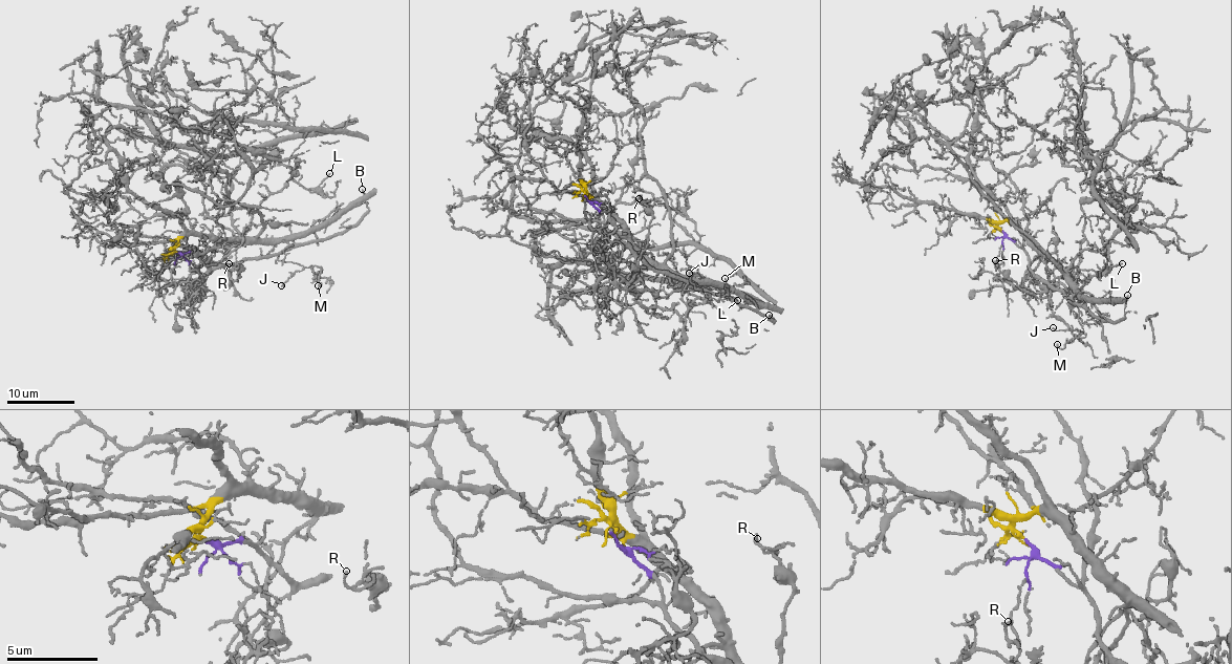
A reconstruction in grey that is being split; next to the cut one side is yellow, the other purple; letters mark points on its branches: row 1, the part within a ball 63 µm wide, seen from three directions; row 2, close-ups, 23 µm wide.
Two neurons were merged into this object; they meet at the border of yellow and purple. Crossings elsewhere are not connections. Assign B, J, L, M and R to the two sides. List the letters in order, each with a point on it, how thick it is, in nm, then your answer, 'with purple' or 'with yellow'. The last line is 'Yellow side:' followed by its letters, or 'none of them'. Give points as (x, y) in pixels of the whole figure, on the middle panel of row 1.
B: (769, 315) | 100 nm | with purple
J: (689, 273) | 100 nm | with purple
L: (737, 300) | 110 nm | with yellow
M: (725, 278) | 90 nm | with purple
R: (639, 198) | 130 nm | with purple
Yellow side: L

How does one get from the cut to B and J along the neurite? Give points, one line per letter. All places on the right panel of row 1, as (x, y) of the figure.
B: (1001, 230), (1024, 252), (1033, 273), (1101, 321), (1112, 322), (1124, 316), (1127, 295)
J: (1001, 230), (1024, 252), (1033, 273), (1074, 303), (1079, 312), (1082, 328), (1077, 330), (1053, 327)

